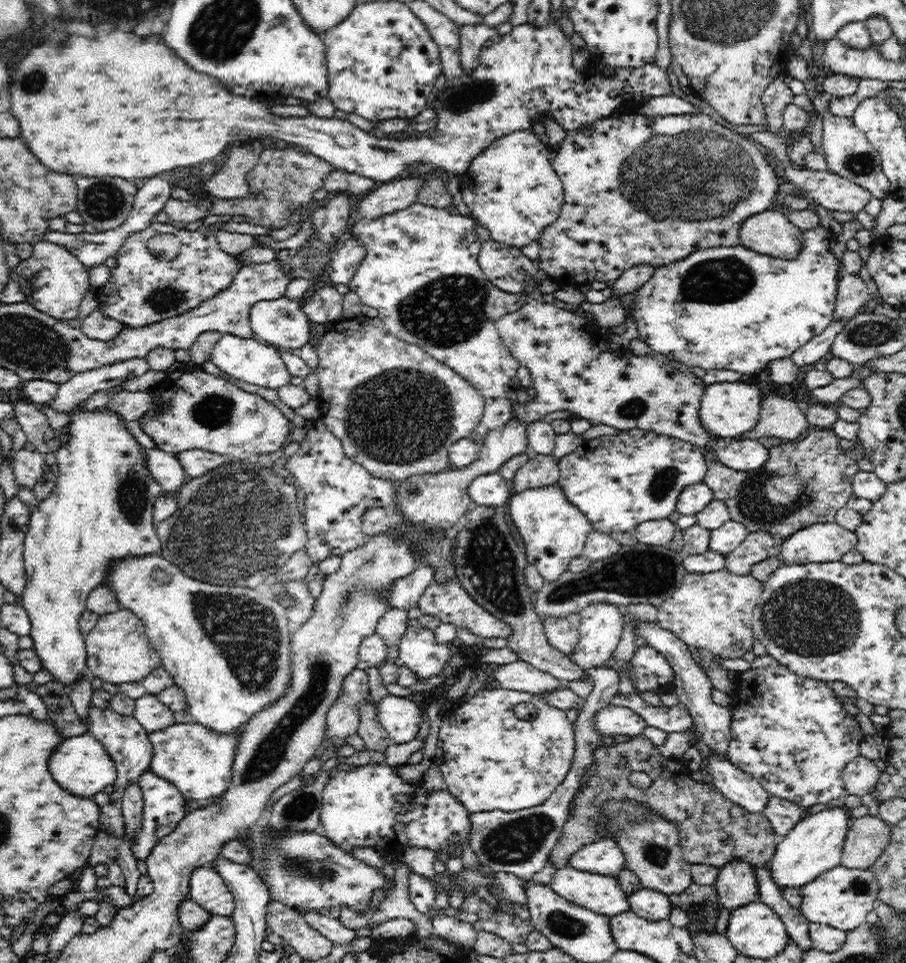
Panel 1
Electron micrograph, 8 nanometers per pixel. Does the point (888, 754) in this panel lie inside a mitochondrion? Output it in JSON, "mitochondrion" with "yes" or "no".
{"mitochondrion":"no"}

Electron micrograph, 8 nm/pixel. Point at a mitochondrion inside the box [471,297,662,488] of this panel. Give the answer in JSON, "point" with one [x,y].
{"point":[634,410]}

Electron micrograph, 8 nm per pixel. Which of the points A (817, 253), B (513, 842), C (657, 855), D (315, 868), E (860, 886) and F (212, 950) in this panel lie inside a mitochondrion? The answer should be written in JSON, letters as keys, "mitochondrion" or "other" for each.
{"A":"other","B":"mitochondrion","C":"mitochondrion","D":"mitochondrion","E":"mitochondrion","F":"mitochondrion"}

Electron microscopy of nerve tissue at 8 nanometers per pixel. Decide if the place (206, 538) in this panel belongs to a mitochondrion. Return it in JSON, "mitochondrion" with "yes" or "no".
{"mitochondrion":"yes"}

